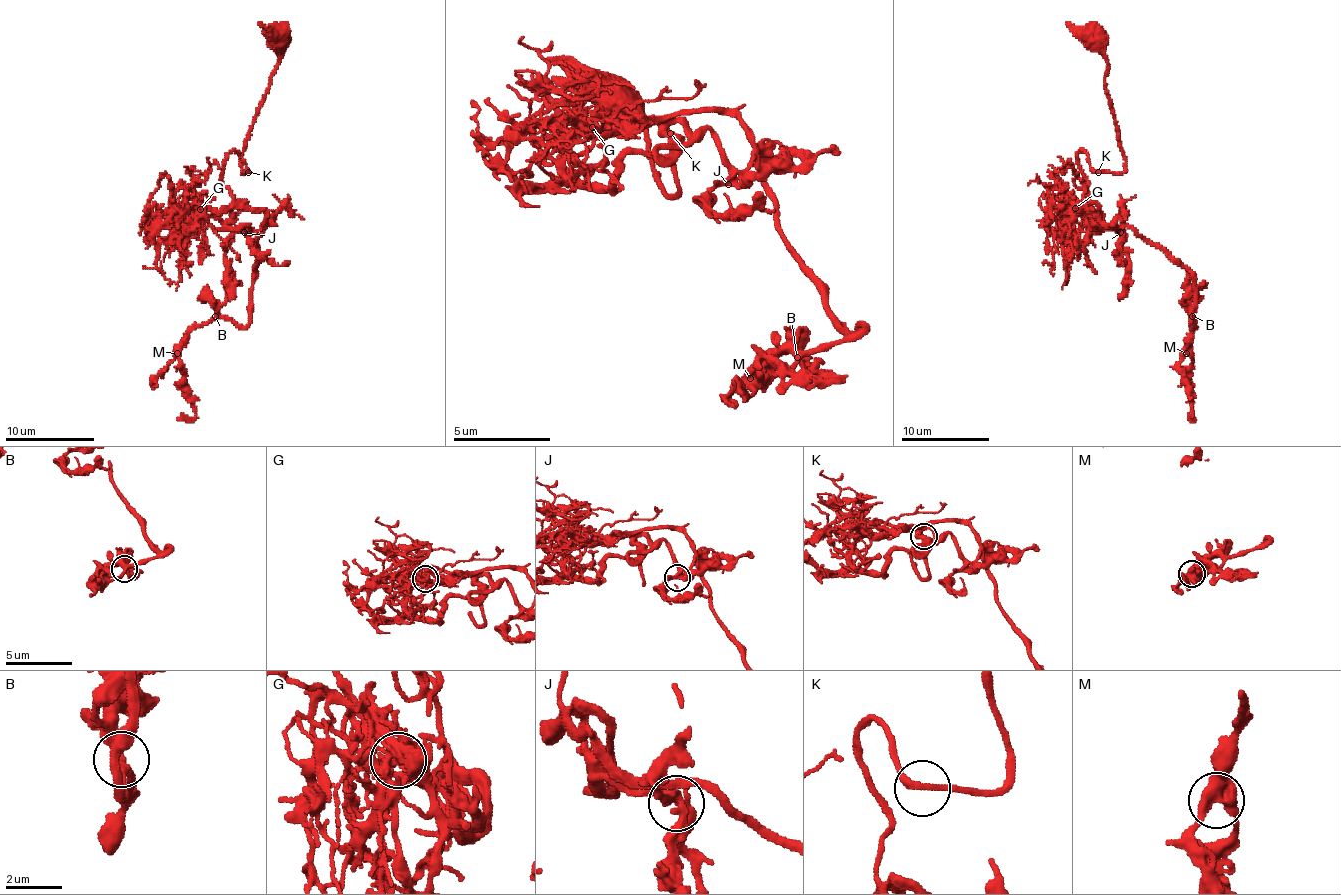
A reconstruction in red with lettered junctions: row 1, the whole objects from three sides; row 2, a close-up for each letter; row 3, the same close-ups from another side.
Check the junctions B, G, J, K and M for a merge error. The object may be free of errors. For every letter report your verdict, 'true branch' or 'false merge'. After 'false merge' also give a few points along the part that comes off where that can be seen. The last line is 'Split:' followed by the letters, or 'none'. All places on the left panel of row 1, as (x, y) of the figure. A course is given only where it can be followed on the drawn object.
B: true branch
G: false merge | (200, 208), (178, 217), (190, 217), (193, 230), (209, 217), (248, 228), (225, 252), (235, 299)
J: true branch
K: true branch
M: true branch
Split: G

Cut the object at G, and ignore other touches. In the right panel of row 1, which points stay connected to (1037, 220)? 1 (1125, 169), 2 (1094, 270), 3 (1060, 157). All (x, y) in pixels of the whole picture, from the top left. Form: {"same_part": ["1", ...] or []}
{"same_part": ["1", "2"]}

